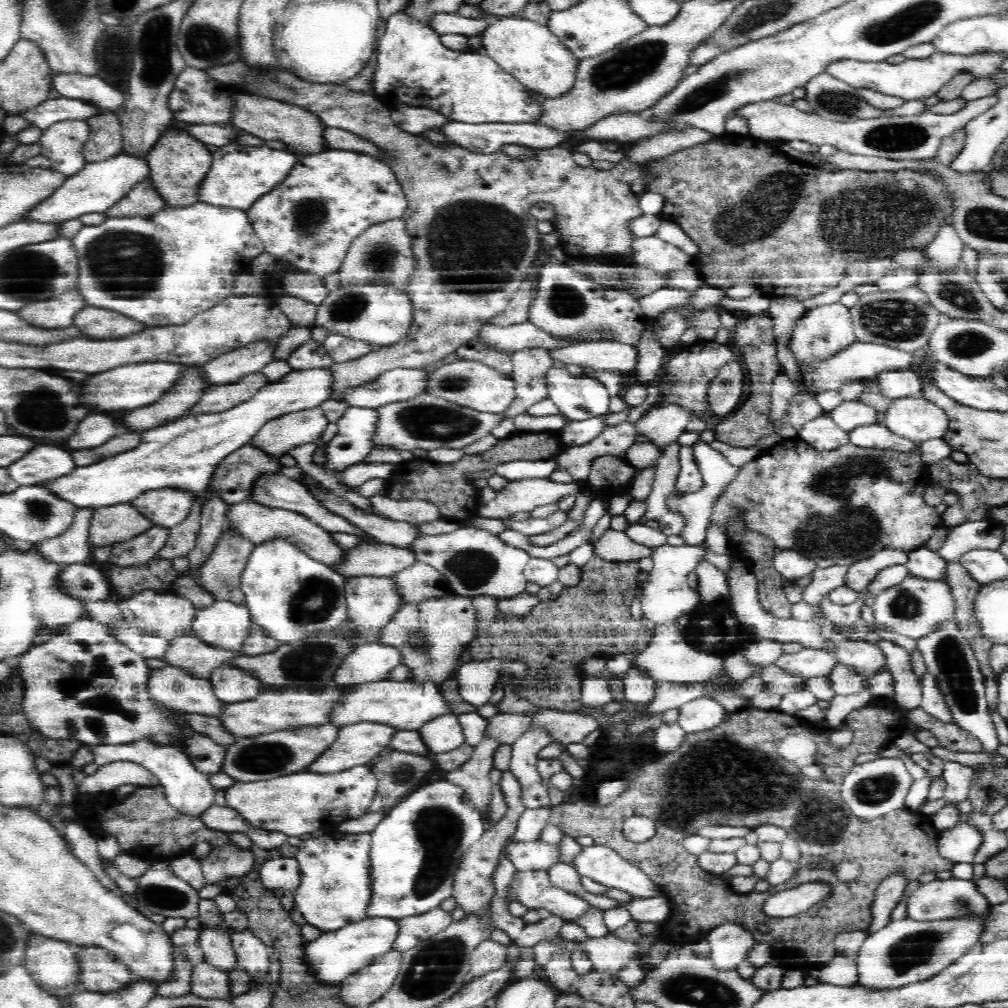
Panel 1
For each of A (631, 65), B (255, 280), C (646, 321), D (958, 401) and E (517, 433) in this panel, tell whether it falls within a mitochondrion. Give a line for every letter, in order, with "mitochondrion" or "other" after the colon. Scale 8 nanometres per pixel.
A: mitochondrion
B: other
C: other
D: other
E: other

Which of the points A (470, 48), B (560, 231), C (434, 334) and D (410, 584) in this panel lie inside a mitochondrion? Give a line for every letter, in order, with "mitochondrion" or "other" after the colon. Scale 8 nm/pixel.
A: other
B: other
C: other
D: other

